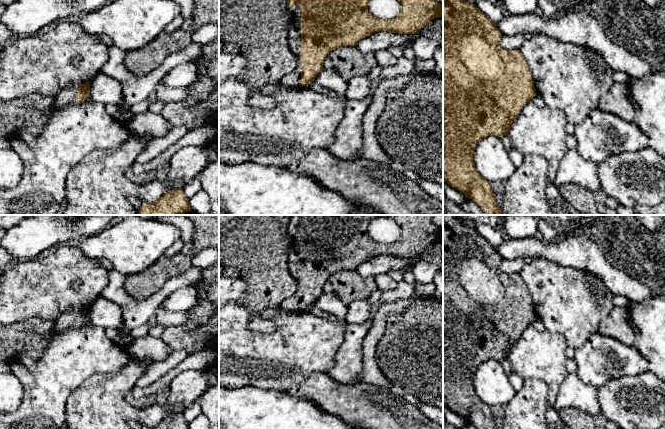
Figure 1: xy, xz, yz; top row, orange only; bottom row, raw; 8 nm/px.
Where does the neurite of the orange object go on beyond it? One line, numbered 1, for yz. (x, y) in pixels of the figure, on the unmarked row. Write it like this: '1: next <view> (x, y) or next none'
1: next none

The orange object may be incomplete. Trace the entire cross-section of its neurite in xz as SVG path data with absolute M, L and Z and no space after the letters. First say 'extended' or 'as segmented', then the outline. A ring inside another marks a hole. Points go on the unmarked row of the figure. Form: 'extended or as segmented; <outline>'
extended; M291 215L287 226L288 269L295 278L297 287L291 297L281 302L280 307L294 312L303 311L315 304L323 294L323 286L332 274L342 270L356 270L361 263L379 255L414 258L431 244L442 241L443 228L433 223L434 215L387 215L400 226L401 236L393 243L379 243L368 235L370 221L378 216L380 215Z

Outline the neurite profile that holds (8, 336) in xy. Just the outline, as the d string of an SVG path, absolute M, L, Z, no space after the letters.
M31 318L13 325L11 328L0 327L0 362L10 361L20 350L20 342L28 335L46 338L55 331L55 321L45 321L40 318Z

